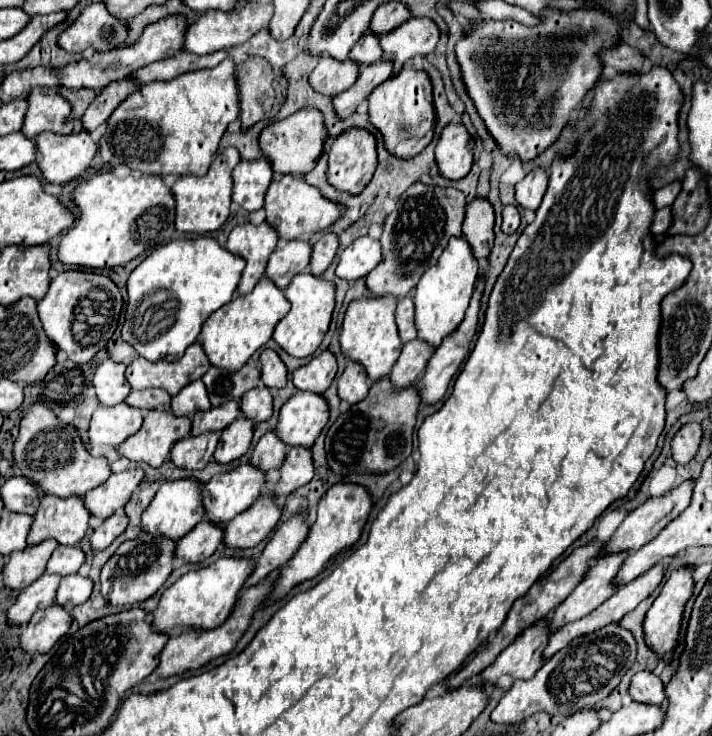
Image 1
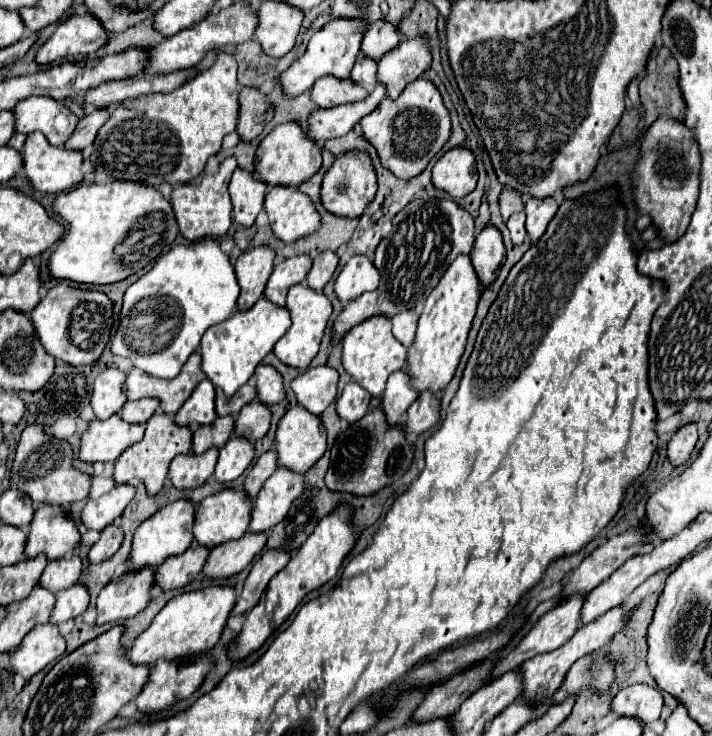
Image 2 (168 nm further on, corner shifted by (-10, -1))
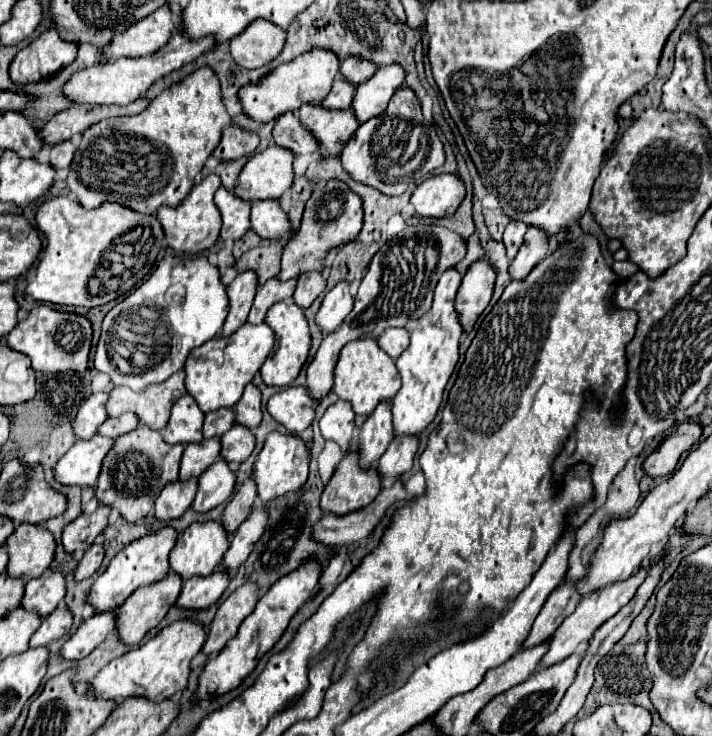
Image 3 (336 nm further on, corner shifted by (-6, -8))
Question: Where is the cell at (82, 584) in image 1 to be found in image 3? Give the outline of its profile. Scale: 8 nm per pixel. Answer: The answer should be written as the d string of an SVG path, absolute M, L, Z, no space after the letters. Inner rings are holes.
M59 605L47 619L43 619L39 629L31 637L29 647L45 647L53 639L63 637L71 629L71 623L73 623L73 615L67 611L65 605Z

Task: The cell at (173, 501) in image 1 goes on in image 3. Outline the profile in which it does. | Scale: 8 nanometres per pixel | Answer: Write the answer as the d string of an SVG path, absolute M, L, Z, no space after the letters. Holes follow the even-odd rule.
M163 527L161 531L141 537L133 543L129 543L125 549L121 549L109 563L109 567L103 571L103 575L97 577L97 581L91 585L87 603L95 609L95 613L105 613L105 611L115 611L135 589L143 585L151 585L167 577L169 573L169 551L175 547L177 533L171 527Z

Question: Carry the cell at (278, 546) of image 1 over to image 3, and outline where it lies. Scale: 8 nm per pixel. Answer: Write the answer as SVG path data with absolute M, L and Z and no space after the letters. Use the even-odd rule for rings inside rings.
M245 583L219 605L215 619L207 631L207 643L203 645L205 655L219 653L227 645L227 641L237 633L243 619L255 609L257 591L259 589L255 587L255 583Z

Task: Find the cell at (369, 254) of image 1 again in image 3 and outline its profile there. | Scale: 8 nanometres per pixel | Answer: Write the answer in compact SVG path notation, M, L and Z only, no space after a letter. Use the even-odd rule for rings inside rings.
M343 281L325 295L321 309L315 315L315 323L325 335L329 335L343 323L343 319L351 313L351 309L353 297L349 295L349 283Z

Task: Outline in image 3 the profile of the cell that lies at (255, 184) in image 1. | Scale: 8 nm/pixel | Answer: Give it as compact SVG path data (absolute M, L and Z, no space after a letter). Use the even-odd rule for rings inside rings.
M219 187L215 193L215 205L221 213L221 239L223 241L237 241L241 239L249 229L249 207L251 203L241 201L227 189Z

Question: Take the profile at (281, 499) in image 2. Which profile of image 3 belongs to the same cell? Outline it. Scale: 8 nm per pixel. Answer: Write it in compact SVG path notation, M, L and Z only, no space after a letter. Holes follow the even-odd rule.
M263 509L251 511L249 519L237 529L237 533L231 537L229 551L221 559L221 569L227 573L235 573L239 565L247 561L247 555L251 553L253 545L263 535L263 527L267 523L267 513Z

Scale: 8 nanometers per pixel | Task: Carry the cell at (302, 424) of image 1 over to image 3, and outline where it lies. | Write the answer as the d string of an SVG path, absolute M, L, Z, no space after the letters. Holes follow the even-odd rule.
M273 431L273 433L269 433L261 453L257 455L251 477L257 483L259 499L263 503L267 503L271 499L277 499L285 493L291 493L291 491L297 491L299 487L303 487L307 481L307 471L309 471L309 447L307 447L307 443L295 435Z

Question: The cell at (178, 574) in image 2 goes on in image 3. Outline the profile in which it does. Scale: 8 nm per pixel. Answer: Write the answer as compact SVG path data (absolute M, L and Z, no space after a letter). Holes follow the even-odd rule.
M169 573L165 579L153 583L153 585L147 585L147 587L139 587L117 611L115 611L115 617L117 617L117 637L121 643L125 645L137 645L153 627L157 627L161 623L161 619L167 615L169 607L177 601L179 597L179 591L181 591L181 585L183 581L179 579L179 575L175 573Z

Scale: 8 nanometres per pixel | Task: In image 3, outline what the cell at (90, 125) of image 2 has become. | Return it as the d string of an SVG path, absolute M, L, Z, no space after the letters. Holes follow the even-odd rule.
M71 141L59 143L59 145L51 147L51 155L49 155L51 167L55 167L55 169L69 167L69 163L71 163L71 159L73 159L73 153L75 153L75 147L73 147Z

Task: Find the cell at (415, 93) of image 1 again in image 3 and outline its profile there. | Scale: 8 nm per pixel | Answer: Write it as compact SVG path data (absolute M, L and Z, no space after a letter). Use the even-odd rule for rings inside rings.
M407 87L397 89L389 101L387 111L373 117L351 135L341 155L343 169L353 181L375 187L383 195L401 195L409 183L423 179L429 171L445 163L445 151L437 137L437 129L421 115L421 105L415 93Z

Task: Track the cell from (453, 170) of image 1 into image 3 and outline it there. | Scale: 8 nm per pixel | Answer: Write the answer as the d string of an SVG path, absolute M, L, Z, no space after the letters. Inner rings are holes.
M435 175L425 179L411 195L417 217L451 217L465 197L465 185L457 175Z

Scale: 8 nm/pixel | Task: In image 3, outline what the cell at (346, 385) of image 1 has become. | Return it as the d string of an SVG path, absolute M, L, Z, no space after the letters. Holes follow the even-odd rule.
M337 401L325 411L325 415L319 421L321 435L327 441L335 441L341 447L341 451L347 453L355 431L353 419L355 419L355 413L351 411L351 405L347 401Z

